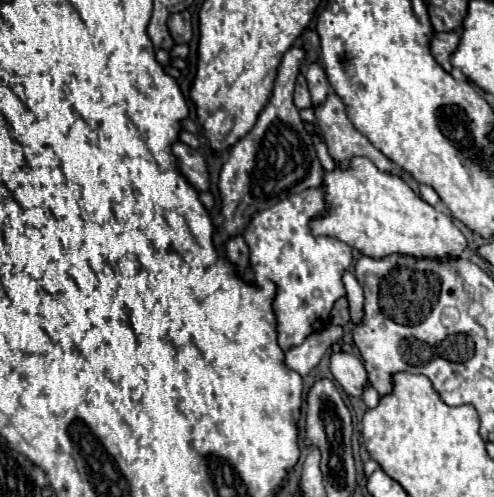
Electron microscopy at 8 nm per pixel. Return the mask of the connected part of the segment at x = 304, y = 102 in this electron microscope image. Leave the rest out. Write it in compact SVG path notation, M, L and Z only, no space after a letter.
M302 74L298 76L298 82L296 82L296 92L294 92L294 106L296 106L298 110L312 108L312 104L310 104L310 94L308 94L308 86L306 86L306 80L304 80L304 76L302 76Z

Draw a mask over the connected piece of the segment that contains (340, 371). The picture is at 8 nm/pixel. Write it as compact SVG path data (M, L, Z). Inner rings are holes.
M350 352L332 353L330 371L334 380L348 396L362 398L366 382L368 382L368 374L358 356Z

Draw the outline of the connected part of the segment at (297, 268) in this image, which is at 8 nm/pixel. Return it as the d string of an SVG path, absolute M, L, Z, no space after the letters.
M308 188L288 196L272 208L254 212L244 228L256 284L262 286L270 280L278 286L274 312L278 322L278 344L282 350L300 346L314 330L320 330L324 320L330 318L336 300L346 296L342 276L352 264L352 248L332 236L314 236L310 230L314 218L330 212L324 196L324 188Z

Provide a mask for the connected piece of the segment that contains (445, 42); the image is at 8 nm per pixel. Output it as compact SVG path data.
M438 32L434 34L432 40L432 56L436 58L436 62L446 70L452 72L452 64L450 64L450 56L456 52L460 42L460 34L458 32Z

